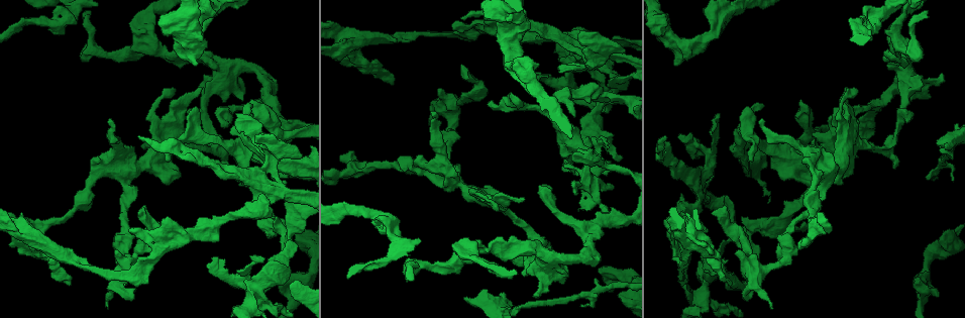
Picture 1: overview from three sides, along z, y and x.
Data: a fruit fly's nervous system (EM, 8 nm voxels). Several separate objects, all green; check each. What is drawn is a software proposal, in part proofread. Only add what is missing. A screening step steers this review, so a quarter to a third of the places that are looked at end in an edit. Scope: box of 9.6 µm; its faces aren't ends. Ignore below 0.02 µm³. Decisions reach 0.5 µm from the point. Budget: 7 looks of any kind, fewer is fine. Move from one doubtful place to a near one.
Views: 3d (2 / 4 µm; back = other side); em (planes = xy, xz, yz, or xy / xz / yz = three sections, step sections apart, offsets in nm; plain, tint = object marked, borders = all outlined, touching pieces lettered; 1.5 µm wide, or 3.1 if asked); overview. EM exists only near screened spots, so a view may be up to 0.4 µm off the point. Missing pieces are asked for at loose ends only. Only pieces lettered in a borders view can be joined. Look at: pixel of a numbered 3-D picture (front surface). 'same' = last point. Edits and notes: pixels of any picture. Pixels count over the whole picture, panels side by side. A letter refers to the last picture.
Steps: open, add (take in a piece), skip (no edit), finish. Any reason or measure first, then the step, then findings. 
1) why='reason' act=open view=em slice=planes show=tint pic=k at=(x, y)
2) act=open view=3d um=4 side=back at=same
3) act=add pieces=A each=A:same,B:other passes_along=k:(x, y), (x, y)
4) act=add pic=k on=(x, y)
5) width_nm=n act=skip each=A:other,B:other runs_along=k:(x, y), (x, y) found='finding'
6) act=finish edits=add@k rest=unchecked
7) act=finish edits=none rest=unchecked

why='free end' act=open view=em slice=xz step=4 show=borders pic=1 at=(918, 282)

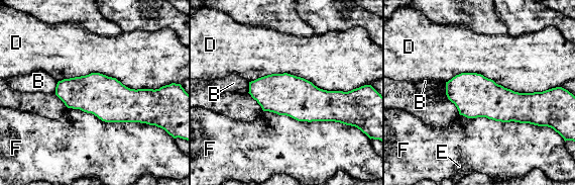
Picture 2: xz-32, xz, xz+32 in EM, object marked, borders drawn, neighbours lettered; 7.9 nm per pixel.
why='cut it another way' act=open view=em slice=planes show=borders at=same

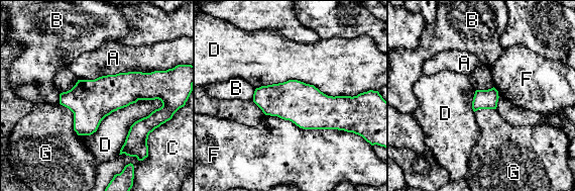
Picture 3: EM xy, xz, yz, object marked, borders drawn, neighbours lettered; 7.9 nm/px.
act=skip each=A:other,B:other,C:other,D:other,F:other,G:other border=3:(264, 113), (303, 128), (351, 132) found='no lettered piece goes on from it'

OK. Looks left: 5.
why='branch stops here' act=open view=3d um=2 pic=1 at=(685, 286)

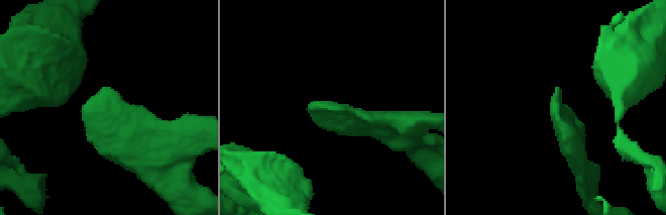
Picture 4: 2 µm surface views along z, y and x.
act=open view=em slice=yz step=4 show=borders pic=4 at=(321, 104)

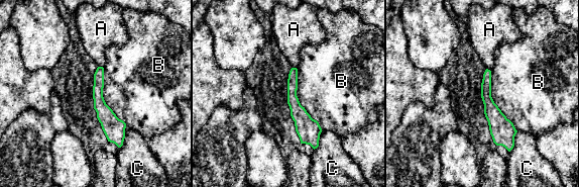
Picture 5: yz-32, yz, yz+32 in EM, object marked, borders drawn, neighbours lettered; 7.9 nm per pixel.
act=open view=em slice=planes show=borders at=same

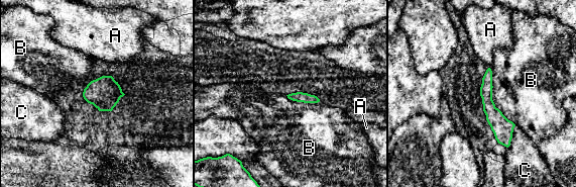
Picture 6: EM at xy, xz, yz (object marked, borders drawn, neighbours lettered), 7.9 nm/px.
act=skip each=A:other,B:other,C:other border=6:(489, 68), (492, 101), (515, 124) found='none of them fits'

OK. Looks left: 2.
act=finish edits=none rest=unchecked

